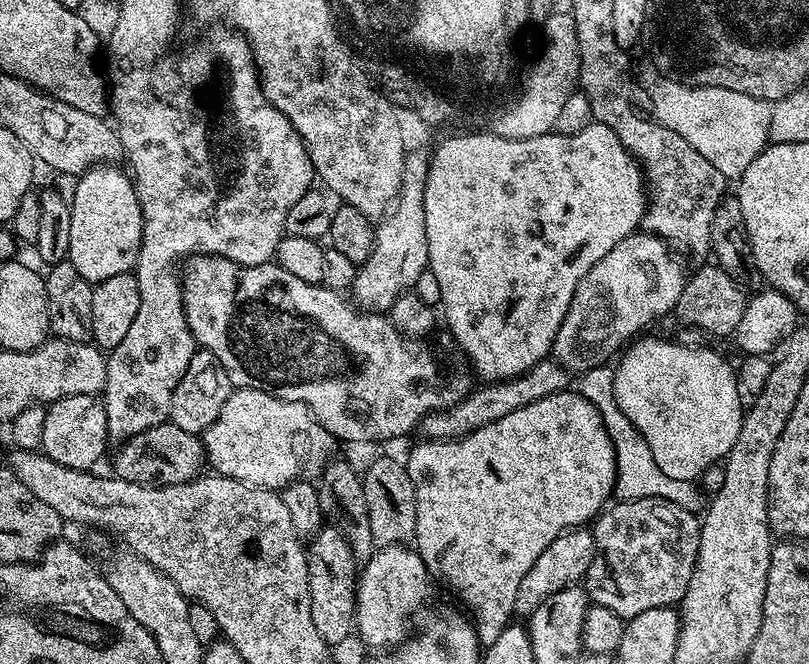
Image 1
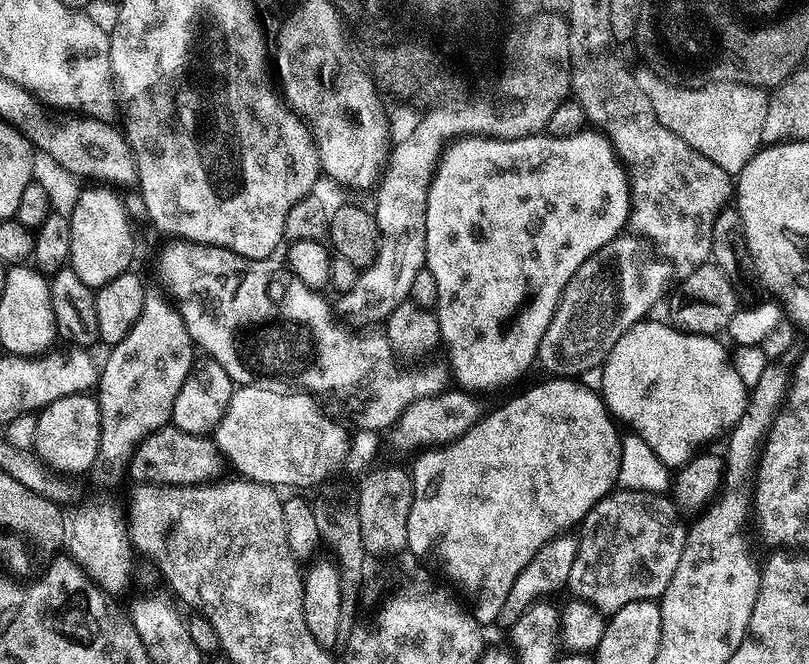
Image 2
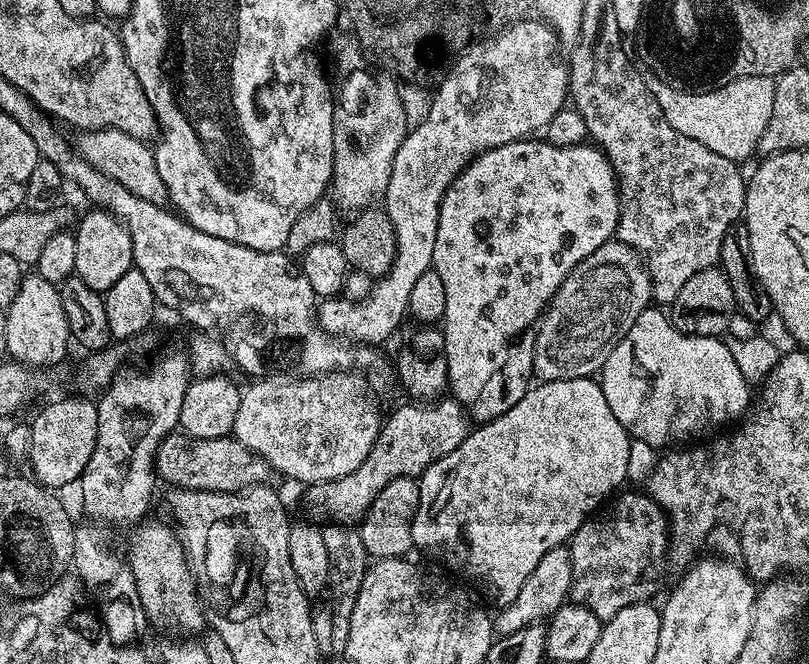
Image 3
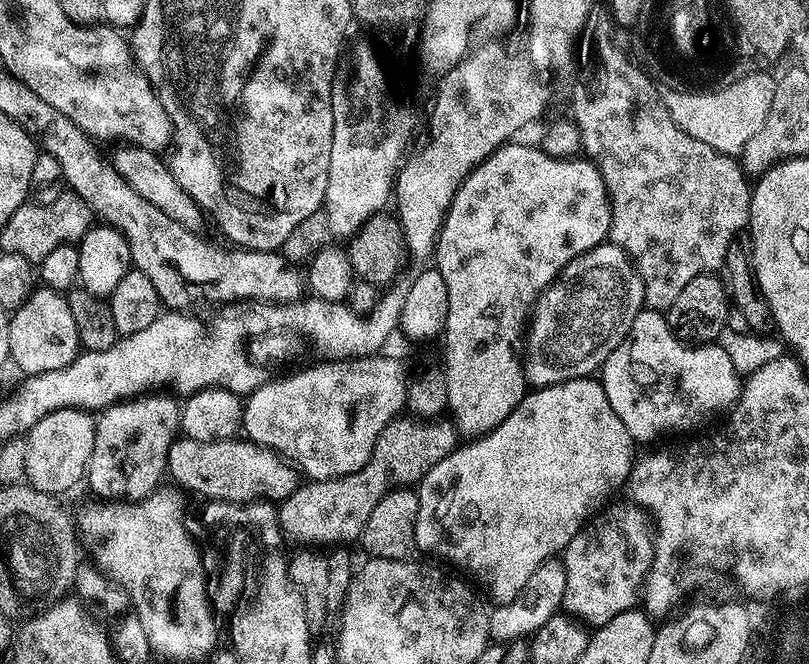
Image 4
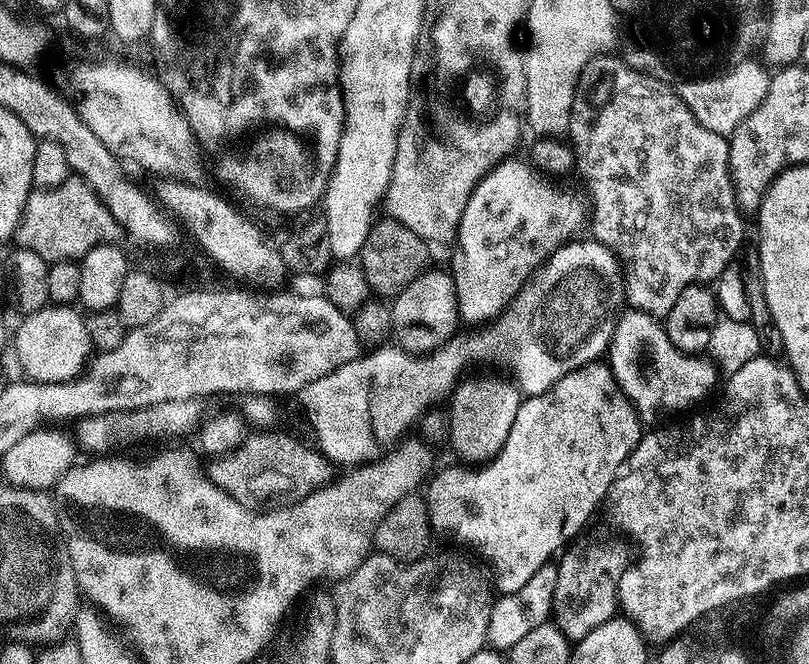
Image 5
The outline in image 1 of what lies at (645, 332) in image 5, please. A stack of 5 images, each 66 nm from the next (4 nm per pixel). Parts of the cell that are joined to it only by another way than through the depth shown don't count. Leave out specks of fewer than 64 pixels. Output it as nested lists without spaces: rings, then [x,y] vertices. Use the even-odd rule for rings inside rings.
[[[642,338],[635,339],[631,344],[623,351],[623,354],[619,357],[618,366],[615,365],[612,378],[612,393],[615,395],[615,401],[618,402],[619,408],[624,414],[631,420],[631,424],[634,425],[639,433],[642,434],[646,440],[646,444],[650,446],[651,453],[654,456],[654,460],[658,463],[659,468],[664,474],[671,480],[676,481],[693,481],[697,472],[703,470],[704,465],[718,458],[718,460],[725,459],[728,452],[733,448],[734,442],[737,441],[738,434],[741,432],[741,422],[743,420],[744,413],[744,401],[742,402],[742,390],[738,381],[737,373],[731,366],[714,350],[706,346],[696,346],[694,344],[682,344],[680,342],[672,342],[670,340],[664,340],[662,338]]]

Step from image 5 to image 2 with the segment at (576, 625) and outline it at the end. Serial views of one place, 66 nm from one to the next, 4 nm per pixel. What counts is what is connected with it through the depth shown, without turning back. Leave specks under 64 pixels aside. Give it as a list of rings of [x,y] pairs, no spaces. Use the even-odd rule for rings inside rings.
[[[616,490],[598,501],[586,517],[588,533],[579,537],[581,548],[567,583],[567,587],[572,588],[571,595],[590,602],[605,614],[622,610],[622,606],[630,602],[659,601],[666,586],[670,586],[670,578],[674,578],[674,570],[678,570],[684,545],[688,542],[688,528],[680,521],[679,514],[677,505],[667,495],[655,492]]]

